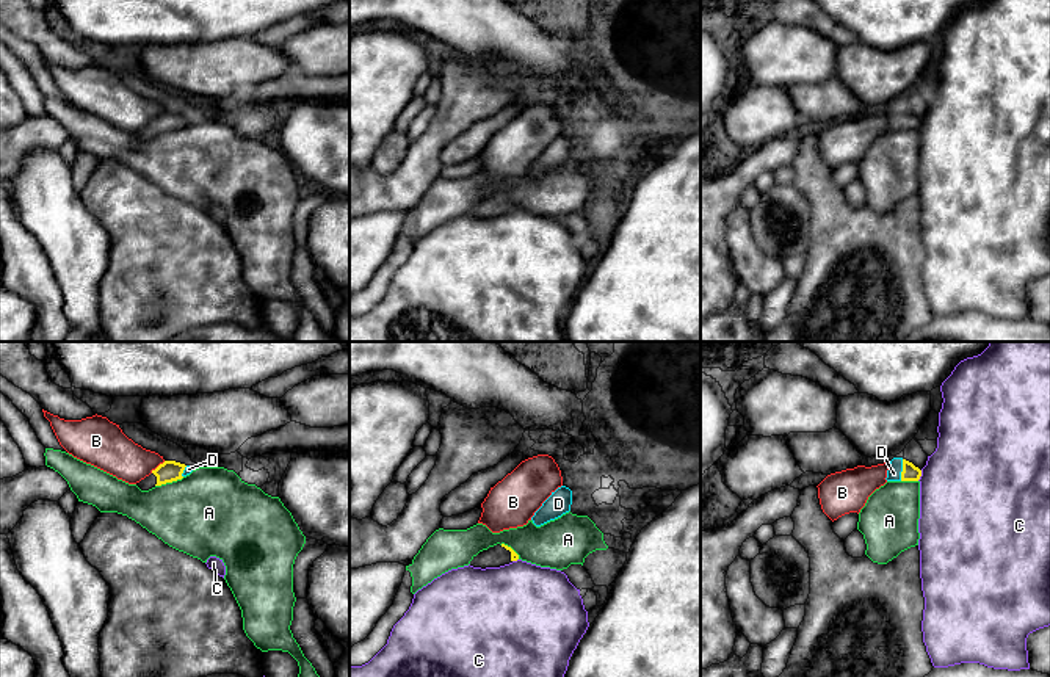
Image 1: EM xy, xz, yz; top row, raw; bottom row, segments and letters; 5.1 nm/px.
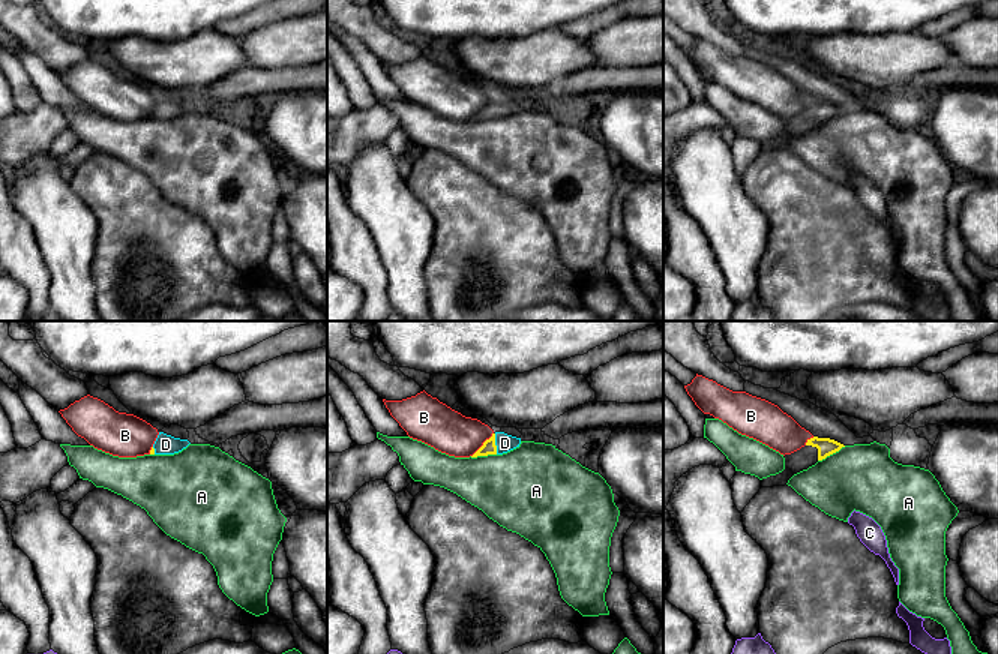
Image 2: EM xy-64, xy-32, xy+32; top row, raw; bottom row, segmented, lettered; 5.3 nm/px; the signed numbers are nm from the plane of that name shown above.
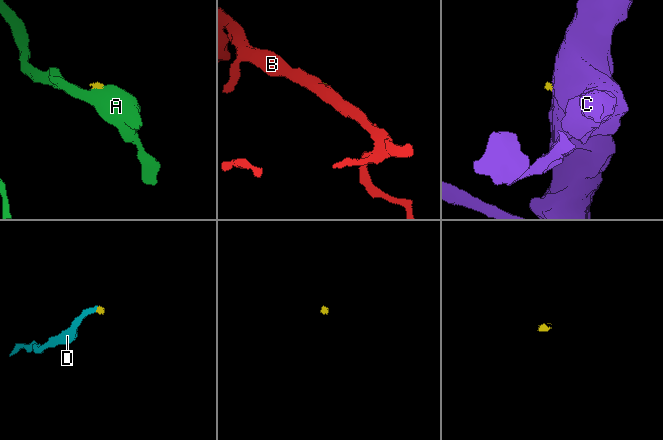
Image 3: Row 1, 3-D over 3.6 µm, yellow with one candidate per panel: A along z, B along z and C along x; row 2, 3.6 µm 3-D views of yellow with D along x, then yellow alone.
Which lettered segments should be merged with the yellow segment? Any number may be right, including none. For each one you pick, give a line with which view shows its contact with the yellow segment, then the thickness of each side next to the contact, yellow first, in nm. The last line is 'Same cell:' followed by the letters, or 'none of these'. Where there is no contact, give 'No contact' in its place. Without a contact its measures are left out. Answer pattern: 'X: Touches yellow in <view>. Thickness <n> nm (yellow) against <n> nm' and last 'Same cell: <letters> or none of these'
D: Touches yellow in yz. Thickness 80 nm (yellow) against 80 nm
Same cell: D

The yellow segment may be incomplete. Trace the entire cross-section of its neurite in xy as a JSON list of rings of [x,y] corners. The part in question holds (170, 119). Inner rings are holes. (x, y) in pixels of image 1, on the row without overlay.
[[[165,110],[155,119],[152,119],[149,125],[136,132],[136,135],[141,139],[149,139],[155,135],[182,129],[183,125],[190,124],[193,119],[196,119],[196,116],[193,114],[185,114],[176,110]]]

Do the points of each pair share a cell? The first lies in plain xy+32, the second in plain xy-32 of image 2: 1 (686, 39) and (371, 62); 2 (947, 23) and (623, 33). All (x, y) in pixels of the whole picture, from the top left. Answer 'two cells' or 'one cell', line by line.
1: one cell
2: two cells

